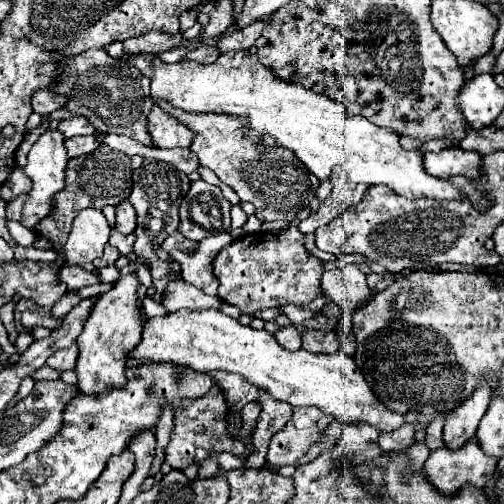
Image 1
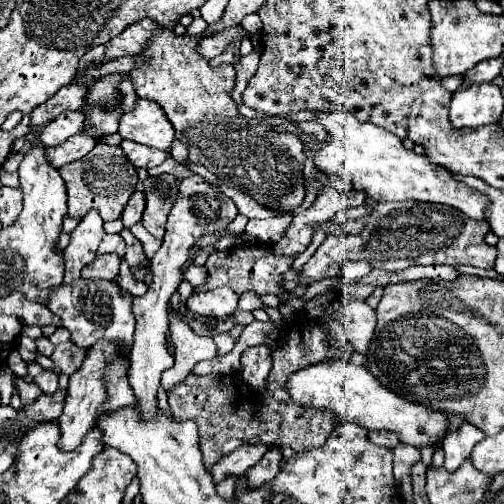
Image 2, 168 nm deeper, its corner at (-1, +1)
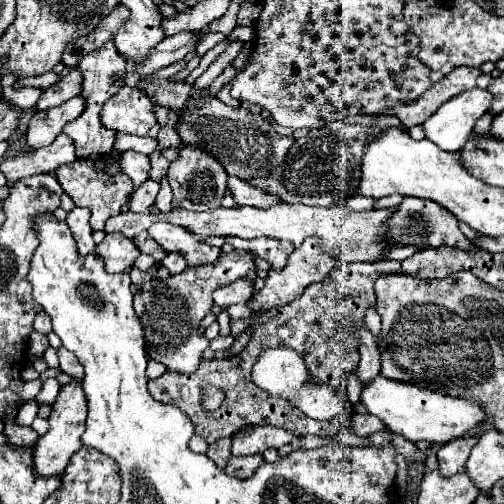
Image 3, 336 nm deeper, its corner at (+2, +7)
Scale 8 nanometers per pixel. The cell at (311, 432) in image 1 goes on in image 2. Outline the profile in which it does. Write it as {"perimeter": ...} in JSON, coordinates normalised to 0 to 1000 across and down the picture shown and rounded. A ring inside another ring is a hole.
{"perimeter":[[[538,887],[526,907],[506,923],[498,927],[498,935],[490,935],[490,954],[502,970],[518,966],[522,958],[534,958],[538,946],[546,946],[554,938],[554,919],[562,911],[562,899],[554,887]]]}

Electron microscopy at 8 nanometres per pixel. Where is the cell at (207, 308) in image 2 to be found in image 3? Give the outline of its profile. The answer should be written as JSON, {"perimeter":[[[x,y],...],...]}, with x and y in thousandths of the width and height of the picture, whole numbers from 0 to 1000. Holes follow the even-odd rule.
{"perimeter":[[[468,554],[456,565],[444,565],[425,577],[425,601],[437,609],[452,609],[464,601],[488,601],[504,581],[504,562],[496,554]]]}

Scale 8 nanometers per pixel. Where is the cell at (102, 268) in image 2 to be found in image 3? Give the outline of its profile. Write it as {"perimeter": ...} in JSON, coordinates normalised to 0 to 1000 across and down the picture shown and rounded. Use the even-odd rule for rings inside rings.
{"perimeter":[[[214,462],[206,478],[190,490],[190,498],[206,510],[206,526],[214,542],[238,542],[266,526],[278,498],[270,498],[270,486],[262,474],[246,470],[242,462]]]}

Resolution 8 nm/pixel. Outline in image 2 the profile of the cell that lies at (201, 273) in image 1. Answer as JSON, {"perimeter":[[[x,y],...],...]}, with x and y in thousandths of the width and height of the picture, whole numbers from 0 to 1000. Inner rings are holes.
{"perimeter":[[[379,522],[363,546],[367,546],[367,554],[371,554],[383,569],[399,569],[399,565],[411,558],[411,550],[415,550],[411,530],[399,530],[399,526],[387,526],[387,522]]]}

